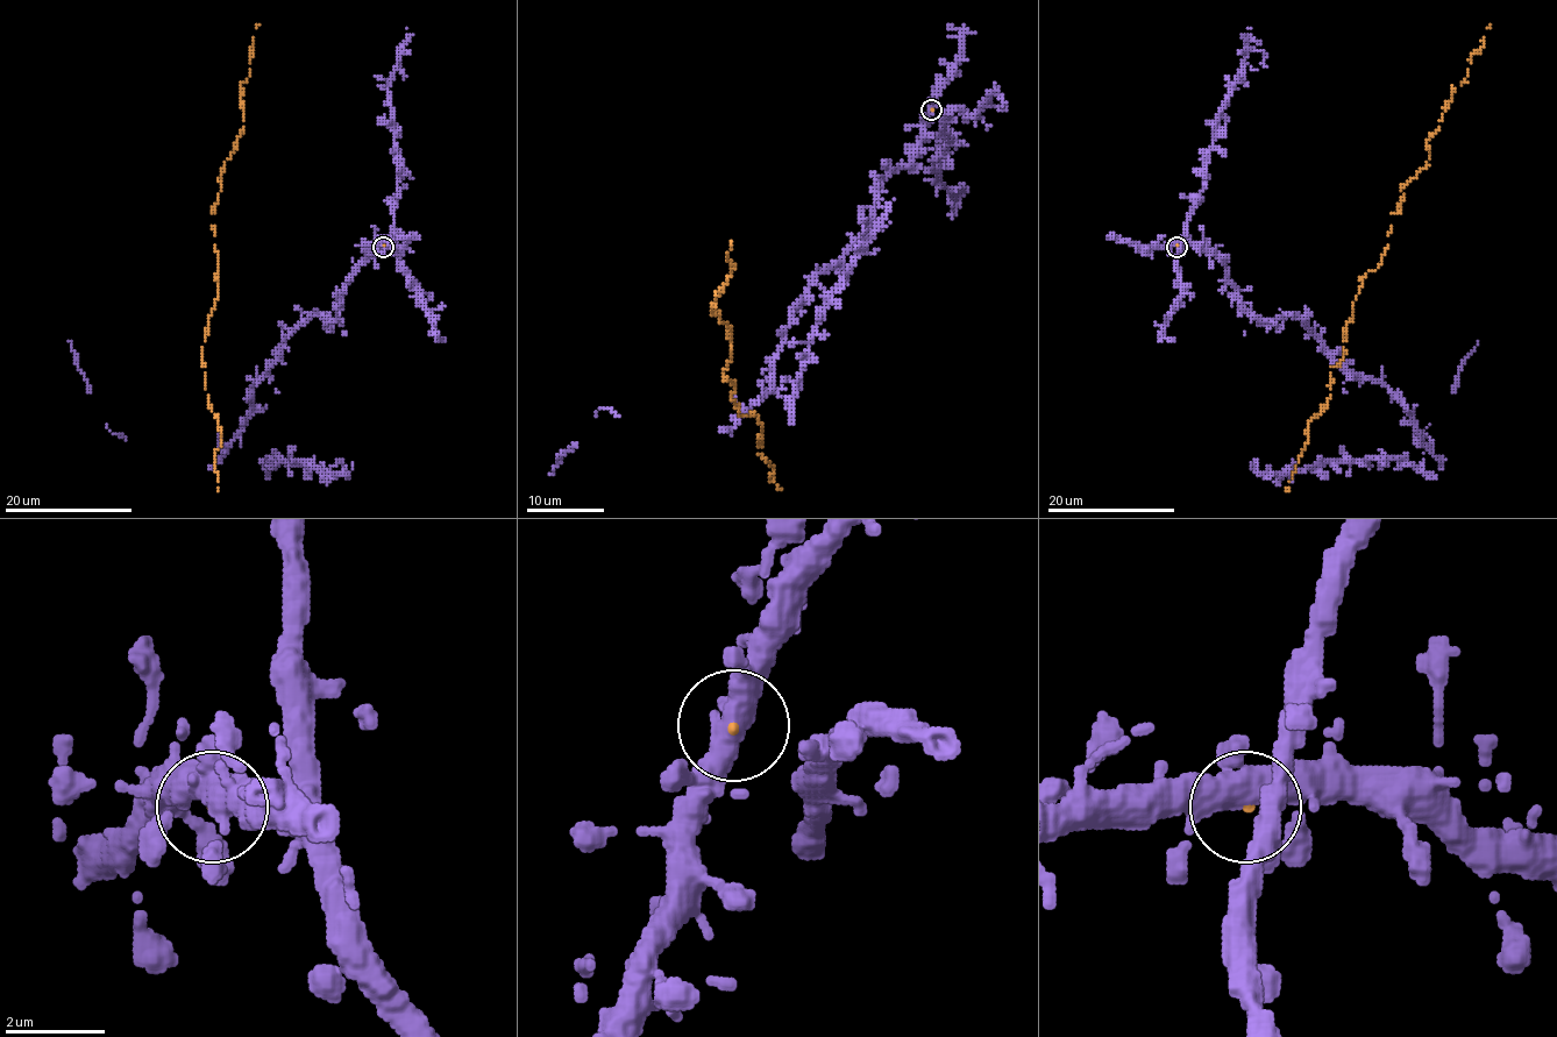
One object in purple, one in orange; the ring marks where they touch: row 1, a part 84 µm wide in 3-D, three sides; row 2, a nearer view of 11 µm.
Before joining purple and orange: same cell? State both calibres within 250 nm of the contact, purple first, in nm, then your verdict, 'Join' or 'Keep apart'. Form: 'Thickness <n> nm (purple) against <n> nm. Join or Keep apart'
Thickness 400 nm (purple) against 70 nm. Join

